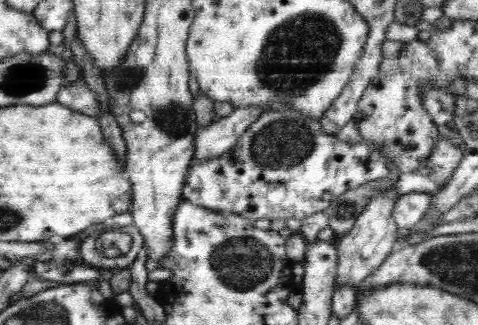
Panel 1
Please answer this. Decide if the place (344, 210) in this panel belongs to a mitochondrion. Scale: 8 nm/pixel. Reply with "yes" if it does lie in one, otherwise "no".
yes

